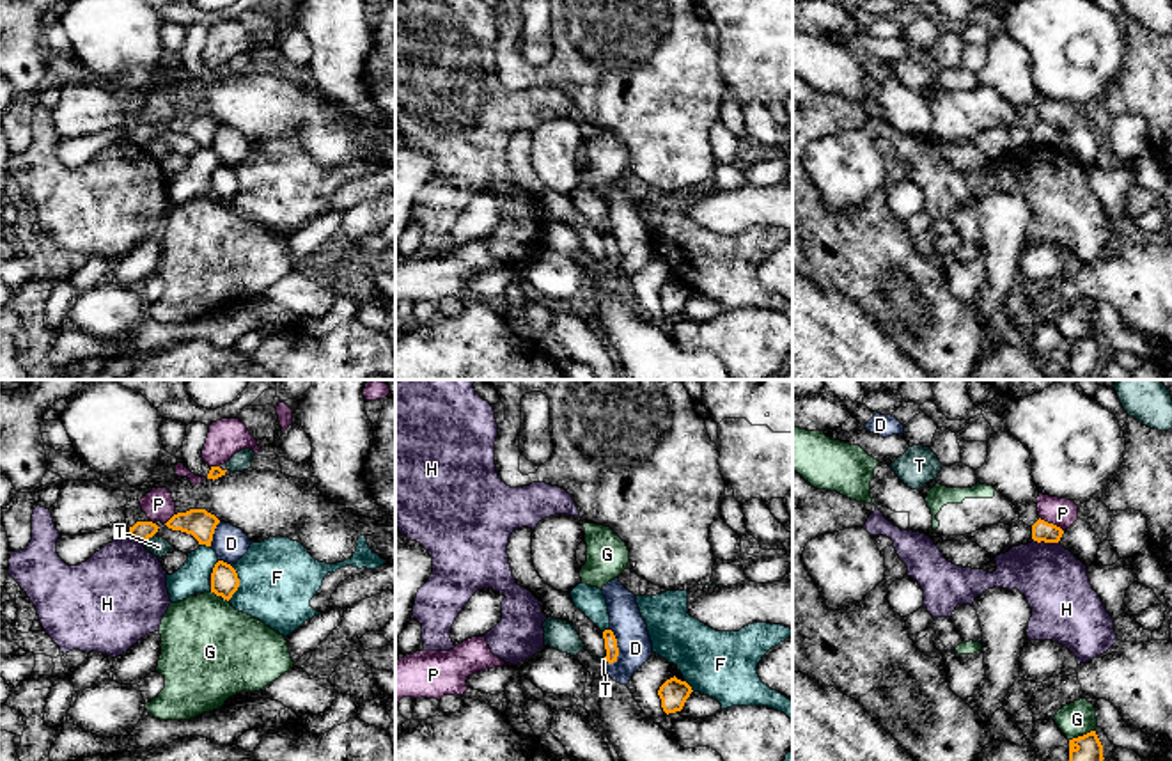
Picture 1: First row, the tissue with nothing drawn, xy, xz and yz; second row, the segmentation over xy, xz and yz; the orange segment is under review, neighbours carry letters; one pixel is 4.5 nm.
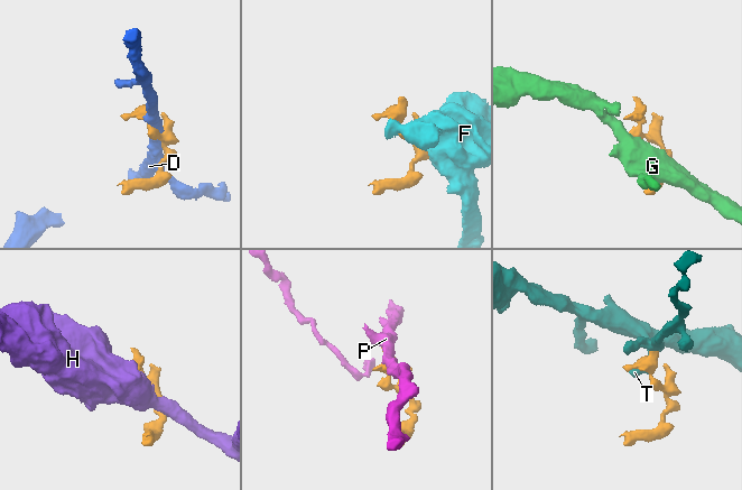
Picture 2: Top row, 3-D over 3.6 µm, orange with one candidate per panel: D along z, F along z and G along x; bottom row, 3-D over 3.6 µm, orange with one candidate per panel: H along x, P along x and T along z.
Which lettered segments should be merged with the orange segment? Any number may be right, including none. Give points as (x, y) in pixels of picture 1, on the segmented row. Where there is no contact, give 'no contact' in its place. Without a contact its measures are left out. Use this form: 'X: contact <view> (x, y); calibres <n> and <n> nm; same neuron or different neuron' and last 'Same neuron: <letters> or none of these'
D: contact xz (617, 648); calibres 60 and 160 nm; different neuron
F: contact xy (238, 584); calibres 130 and 360 nm; different neuron
G: contact yz (1080, 737); calibres 120 and 160 nm; different neuron
H: contact yz (1046, 541); calibres 100 and 300 nm; different neuron
P: contact yz (1052, 524); calibres 100 and 130 nm; different neuron
T: contact xy (148, 538); calibres 90 and 90 nm; different neuron
Same neuron: none of these

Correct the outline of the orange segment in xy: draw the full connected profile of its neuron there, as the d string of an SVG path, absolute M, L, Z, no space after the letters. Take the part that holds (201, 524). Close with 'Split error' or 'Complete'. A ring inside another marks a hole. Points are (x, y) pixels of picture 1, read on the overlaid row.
M190 509L174 514L165 525L172 530L191 534L199 545L211 546L213 534L220 520L206 509Z. Complete

